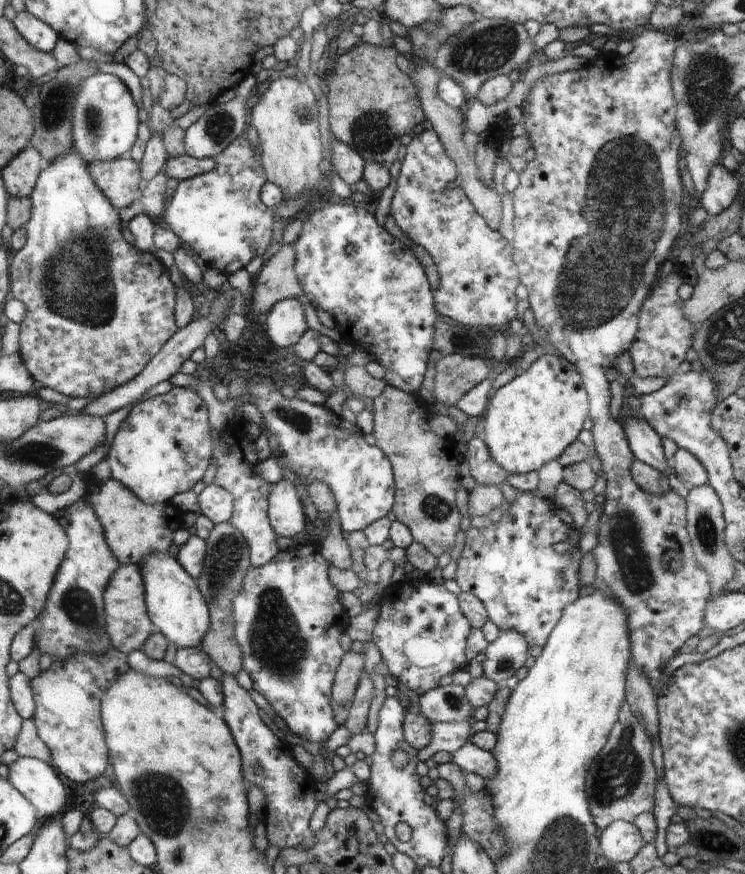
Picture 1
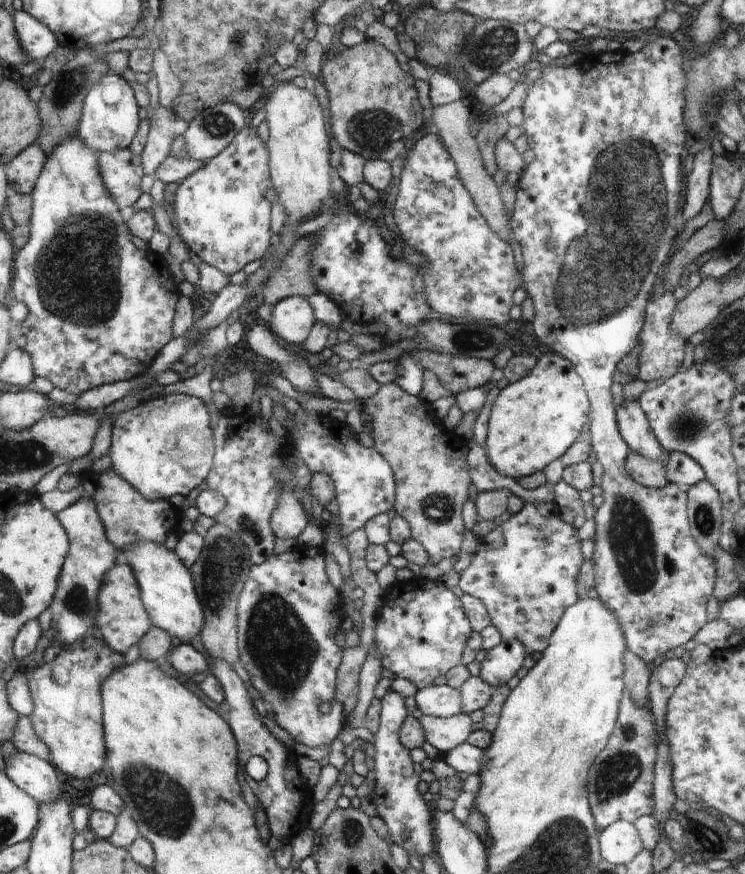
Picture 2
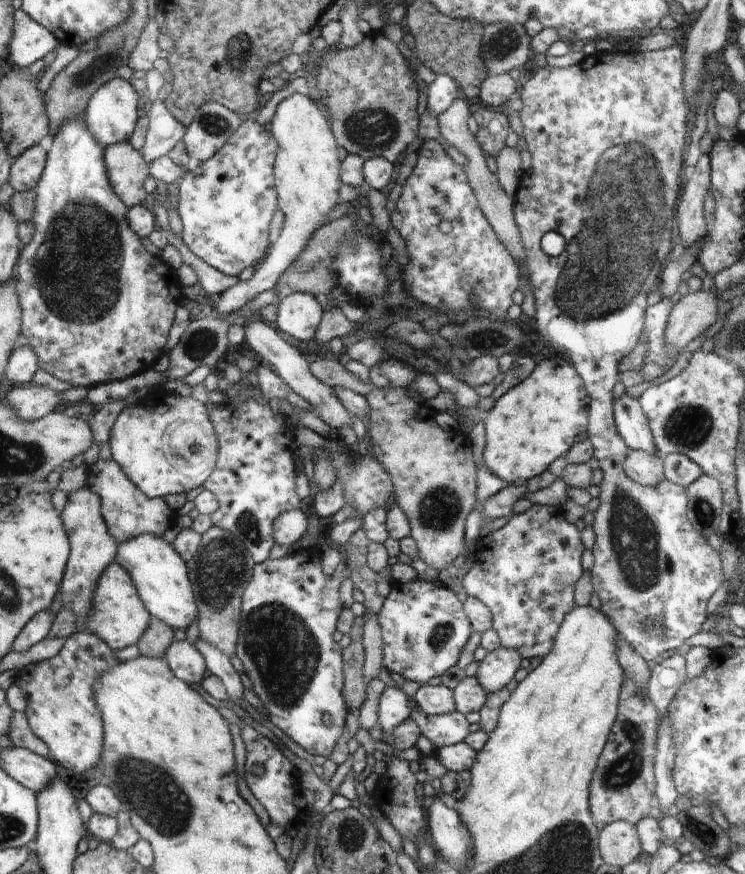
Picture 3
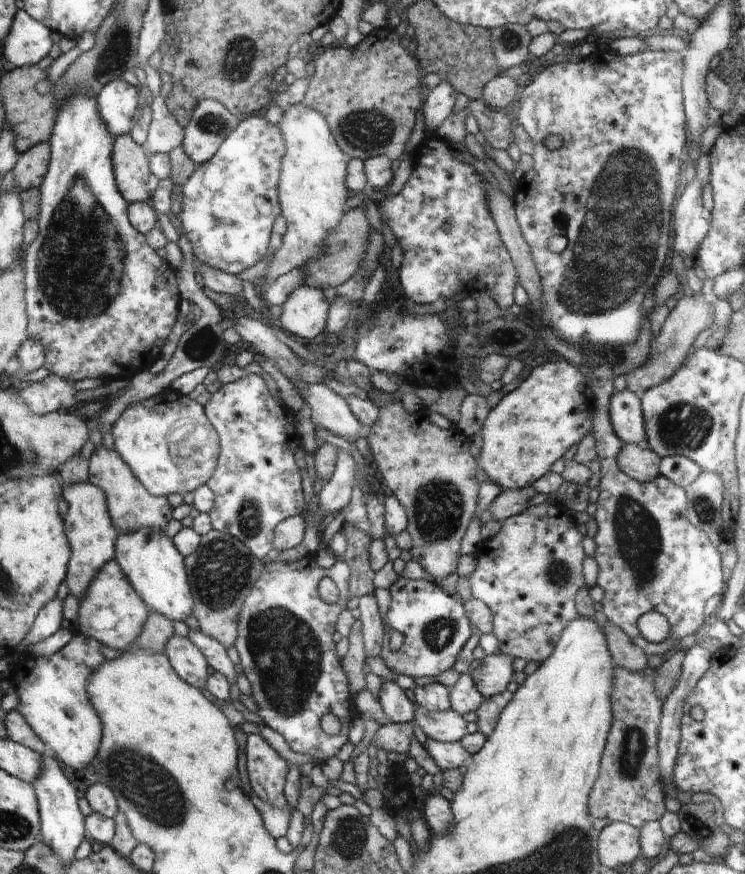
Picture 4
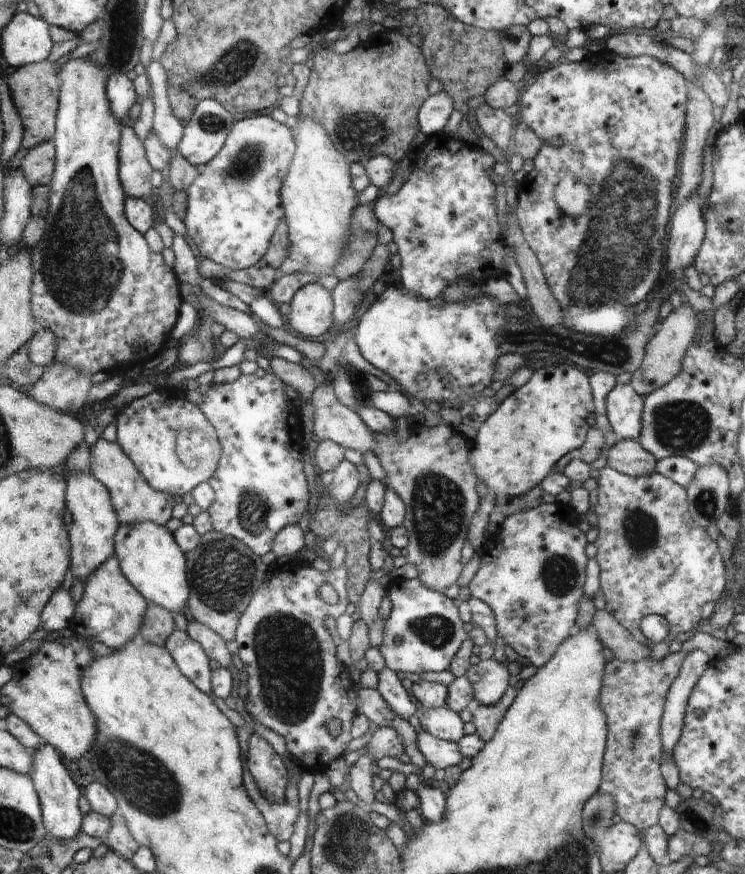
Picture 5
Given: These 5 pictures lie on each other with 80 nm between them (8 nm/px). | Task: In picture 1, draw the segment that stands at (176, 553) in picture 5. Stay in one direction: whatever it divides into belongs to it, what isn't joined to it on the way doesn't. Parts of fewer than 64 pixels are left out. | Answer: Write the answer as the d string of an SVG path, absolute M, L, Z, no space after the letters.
M150 553L139 565L146 583L147 613L154 623L154 632L163 634L178 649L202 644L209 627L209 610L197 587L194 576L170 553Z

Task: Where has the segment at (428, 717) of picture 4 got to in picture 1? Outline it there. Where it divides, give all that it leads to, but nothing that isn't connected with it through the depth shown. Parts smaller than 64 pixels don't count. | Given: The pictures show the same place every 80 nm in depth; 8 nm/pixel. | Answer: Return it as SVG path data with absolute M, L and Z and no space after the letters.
M470 720L462 722L433 722L431 724L431 739L428 746L420 749L419 757L422 762L428 760L433 754L442 750L448 754L456 754L466 745L470 736Z

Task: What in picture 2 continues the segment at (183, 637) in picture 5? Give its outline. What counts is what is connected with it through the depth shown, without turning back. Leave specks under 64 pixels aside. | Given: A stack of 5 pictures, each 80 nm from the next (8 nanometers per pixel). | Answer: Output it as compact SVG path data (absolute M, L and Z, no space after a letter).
M186 642L172 647L165 661L180 675L180 679L183 681L188 678L200 679L200 672L208 671L208 662L206 662L204 654Z

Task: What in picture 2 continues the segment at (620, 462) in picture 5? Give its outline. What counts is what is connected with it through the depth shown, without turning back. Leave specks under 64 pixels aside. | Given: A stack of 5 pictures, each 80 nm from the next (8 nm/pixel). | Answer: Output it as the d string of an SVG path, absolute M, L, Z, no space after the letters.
M631 451L630 456L627 458L626 469L637 483L645 487L657 489L668 482L662 459L651 461L640 453Z

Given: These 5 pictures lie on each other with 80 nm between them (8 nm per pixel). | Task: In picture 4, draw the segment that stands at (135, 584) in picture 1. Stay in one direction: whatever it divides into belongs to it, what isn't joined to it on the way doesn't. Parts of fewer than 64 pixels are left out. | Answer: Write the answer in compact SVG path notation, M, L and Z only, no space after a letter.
M110 561L107 563L108 566L104 566L104 574L100 574L100 578L95 578L86 596L79 602L78 630L83 635L95 638L100 644L104 643L110 648L126 651L138 640L150 616L150 608L123 574L119 563Z

